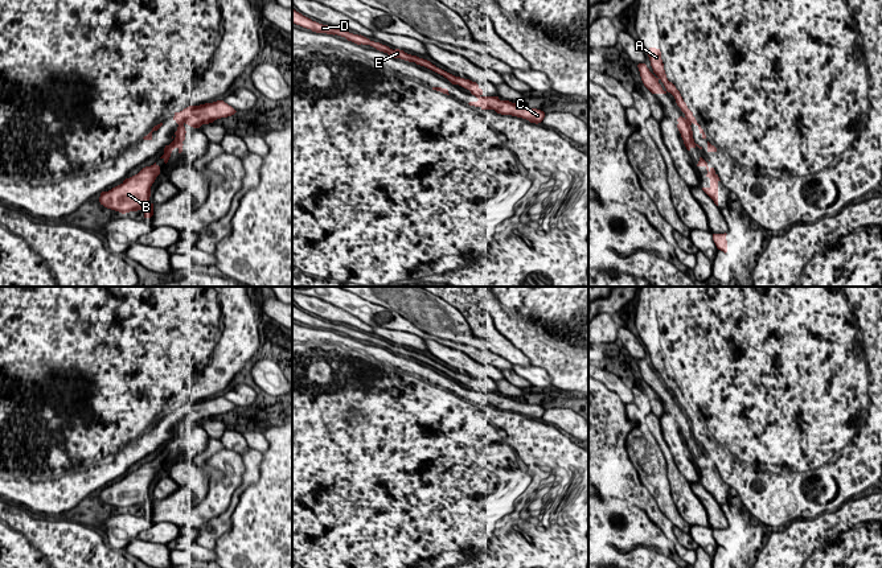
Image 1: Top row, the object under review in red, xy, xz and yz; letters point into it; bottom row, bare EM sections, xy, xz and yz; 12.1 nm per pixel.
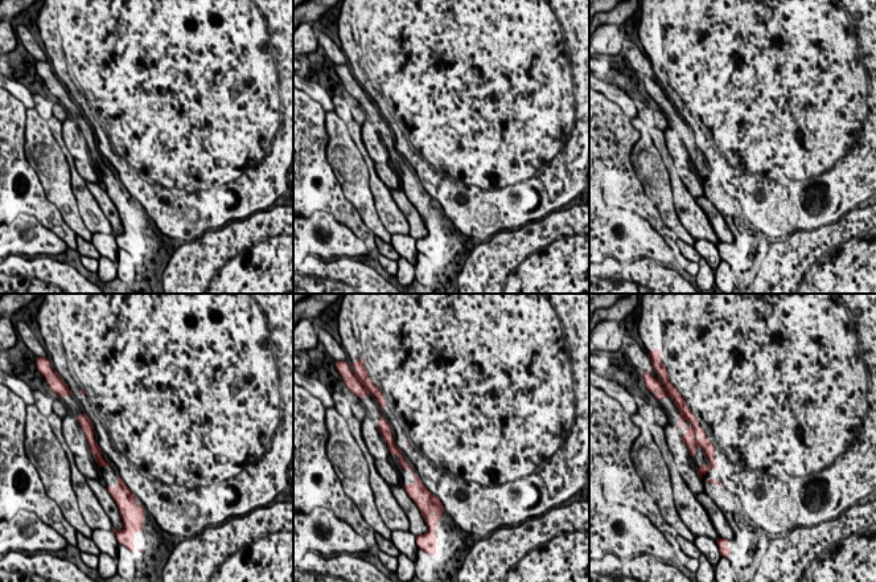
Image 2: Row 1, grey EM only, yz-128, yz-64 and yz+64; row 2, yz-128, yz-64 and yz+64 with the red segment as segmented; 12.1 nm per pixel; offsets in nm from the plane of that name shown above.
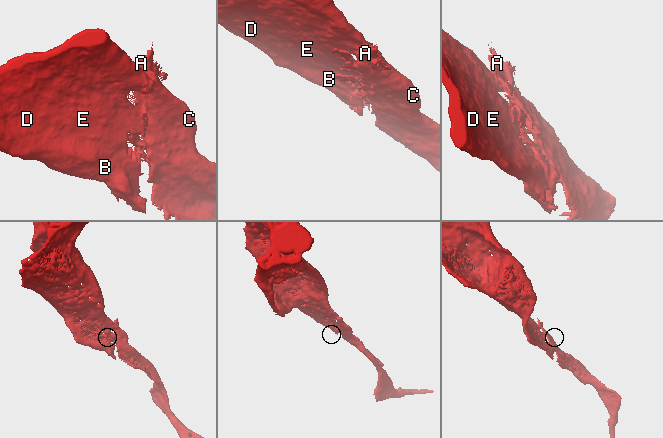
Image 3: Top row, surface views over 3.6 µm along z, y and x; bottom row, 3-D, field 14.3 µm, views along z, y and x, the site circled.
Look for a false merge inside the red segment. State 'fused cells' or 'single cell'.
single cell

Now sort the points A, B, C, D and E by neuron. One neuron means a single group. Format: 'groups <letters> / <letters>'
groups A B C D E

